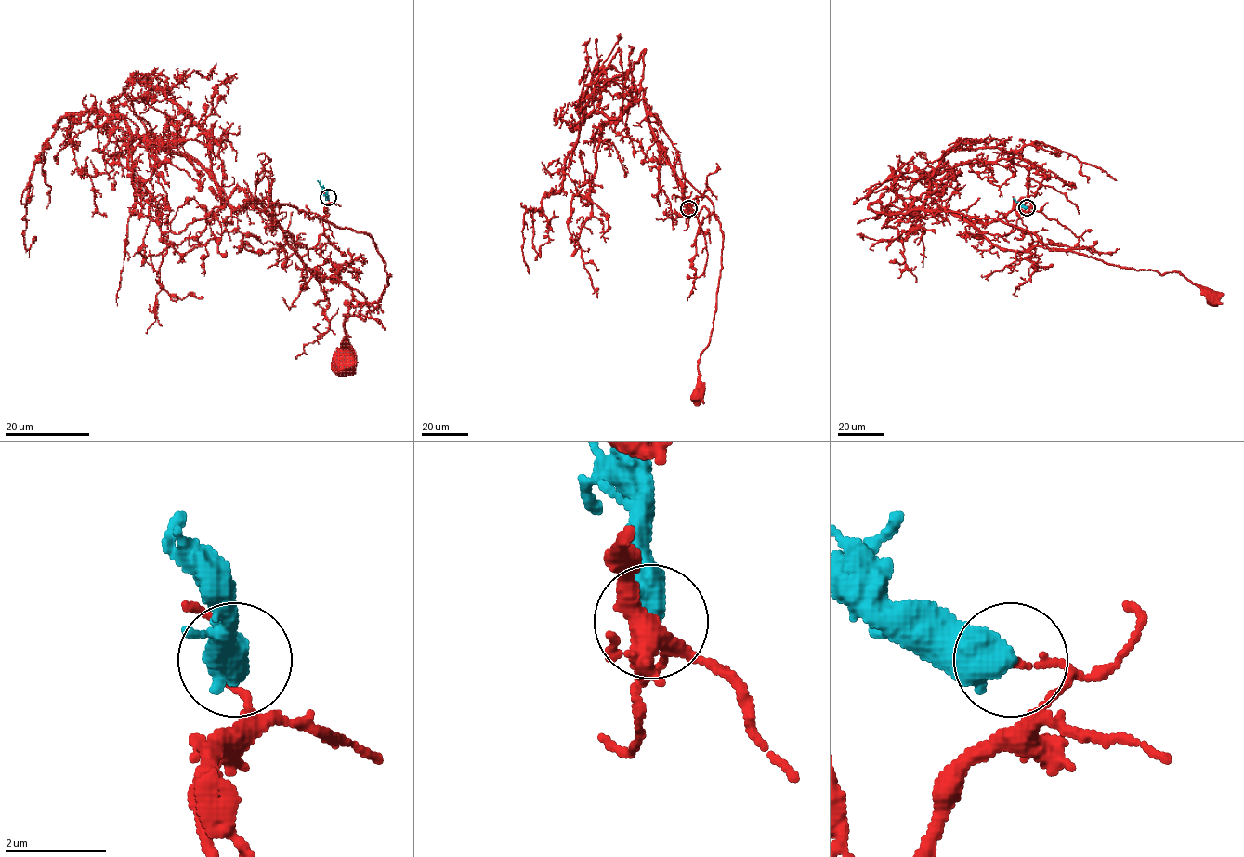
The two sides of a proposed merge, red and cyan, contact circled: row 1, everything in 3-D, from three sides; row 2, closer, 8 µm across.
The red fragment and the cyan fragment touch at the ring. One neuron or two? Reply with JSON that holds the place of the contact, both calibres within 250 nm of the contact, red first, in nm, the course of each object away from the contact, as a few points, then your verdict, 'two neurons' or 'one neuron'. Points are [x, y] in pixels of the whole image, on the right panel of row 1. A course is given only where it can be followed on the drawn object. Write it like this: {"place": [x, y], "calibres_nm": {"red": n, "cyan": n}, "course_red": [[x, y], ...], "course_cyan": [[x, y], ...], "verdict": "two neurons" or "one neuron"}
{"place": [1027, 207], "calibres_nm": {"red": 120, "cyan": 650}, "course_red": [[1027, 207], [1002, 236], [943, 209], [932, 213], [999, 219], [1032, 232], [1051, 250], [1180, 272], [1211, 301]], "course_cyan": [[1027, 207], [1013, 198]], "verdict": "two neurons"}

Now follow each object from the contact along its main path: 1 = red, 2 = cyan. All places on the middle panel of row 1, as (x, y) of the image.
1: (688, 208), (649, 113), (723, 232), (697, 392)
2: (688, 208), (688, 203), (683, 194)

